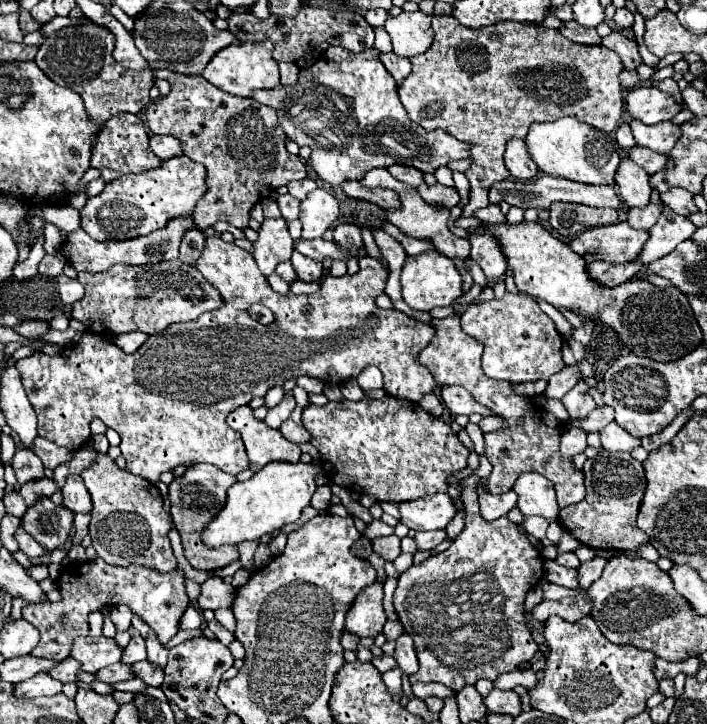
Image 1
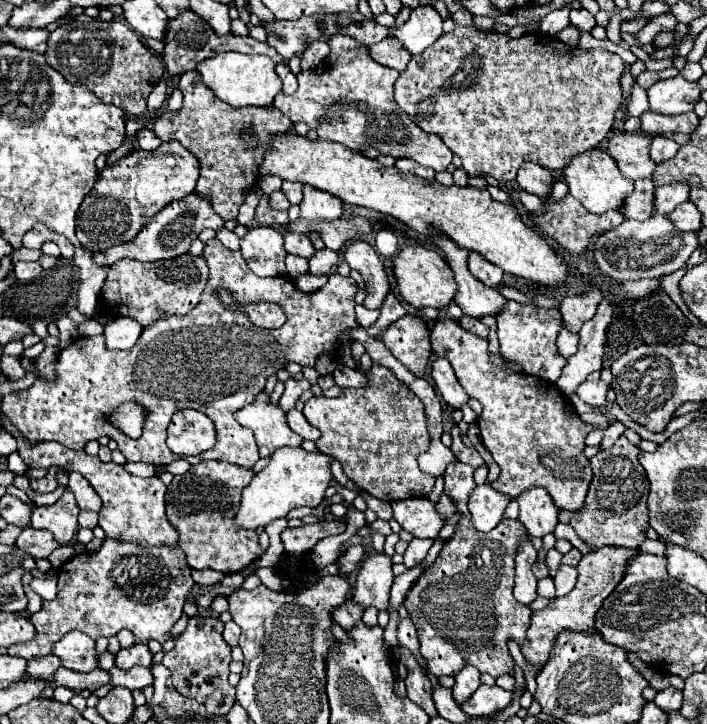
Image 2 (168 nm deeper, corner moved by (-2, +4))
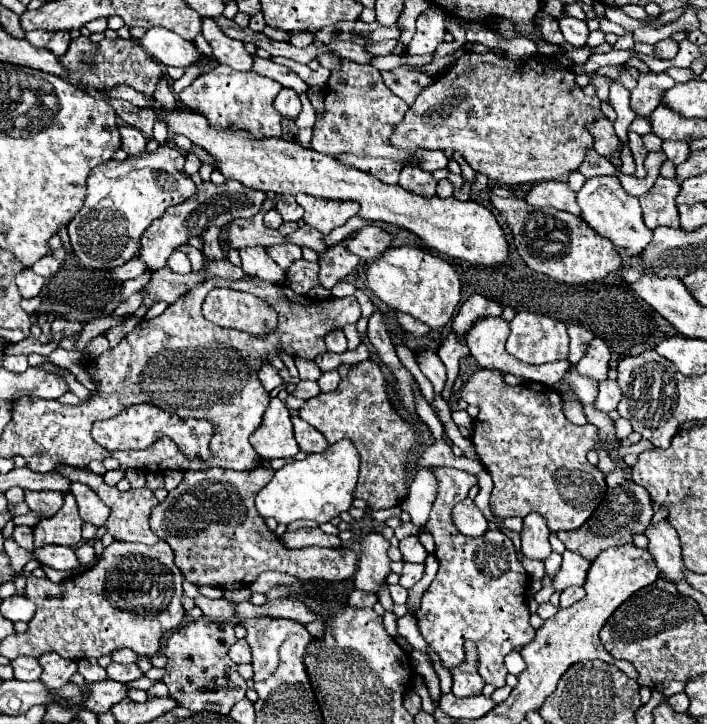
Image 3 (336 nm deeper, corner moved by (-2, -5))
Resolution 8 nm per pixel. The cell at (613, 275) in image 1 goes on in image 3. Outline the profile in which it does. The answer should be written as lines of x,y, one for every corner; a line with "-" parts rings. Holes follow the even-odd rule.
567,325
569,337
571,337
571,349
569,349
569,361
577,363
585,353
587,353
587,345
593,339
593,333
583,329
581,325

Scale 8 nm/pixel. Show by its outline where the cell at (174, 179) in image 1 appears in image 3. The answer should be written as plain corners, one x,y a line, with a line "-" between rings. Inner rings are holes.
163,145
157,151
141,153
127,157
125,161
107,161
101,167
95,167
91,175
87,177
87,197
83,209
75,215
75,219
69,221
69,243
73,247
73,253
77,259
89,267
89,269
115,269
125,265
129,259
139,255
141,249
141,235
145,229
159,219
167,207
177,205
185,199
189,199
195,193
193,179
183,171
185,155
179,153
173,145

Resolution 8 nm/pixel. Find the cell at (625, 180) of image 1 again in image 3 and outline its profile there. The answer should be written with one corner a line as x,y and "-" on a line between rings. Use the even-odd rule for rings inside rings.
595,119
595,121
591,121
589,125
587,125
587,131
591,133
591,137
593,137
593,141
595,141
595,151
599,153
599,155
603,155
603,157
611,157
611,153
615,151
615,147
617,147
617,135
615,135
615,129
613,129
613,123
609,121
609,119

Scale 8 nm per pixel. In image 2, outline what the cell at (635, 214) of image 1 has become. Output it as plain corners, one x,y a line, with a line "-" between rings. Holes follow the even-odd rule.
669,184
655,190
653,214
669,214
677,204
689,198
689,188
683,184

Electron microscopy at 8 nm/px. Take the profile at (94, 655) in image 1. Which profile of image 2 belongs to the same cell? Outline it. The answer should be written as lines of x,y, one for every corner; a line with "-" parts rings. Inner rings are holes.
67,632
53,646
53,654
61,658
61,666
77,672
91,672
99,666
95,640
83,632

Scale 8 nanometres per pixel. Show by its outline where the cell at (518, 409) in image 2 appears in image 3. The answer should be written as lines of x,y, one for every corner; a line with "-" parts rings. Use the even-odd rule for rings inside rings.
487,369
477,371
473,379
469,379
463,385
459,397
469,405
479,407
471,441
475,445
475,453
479,455
479,461
493,477
493,491
491,491
493,515
505,519
505,517
527,517
529,513
539,513
541,517
547,519
547,527
551,533
579,529
599,507
607,491
605,475
587,461
587,453
595,445
595,429
591,425
579,427
569,423
561,409
563,399
553,387
531,381
511,387
503,383
503,375
499,375
499,371
487,371

